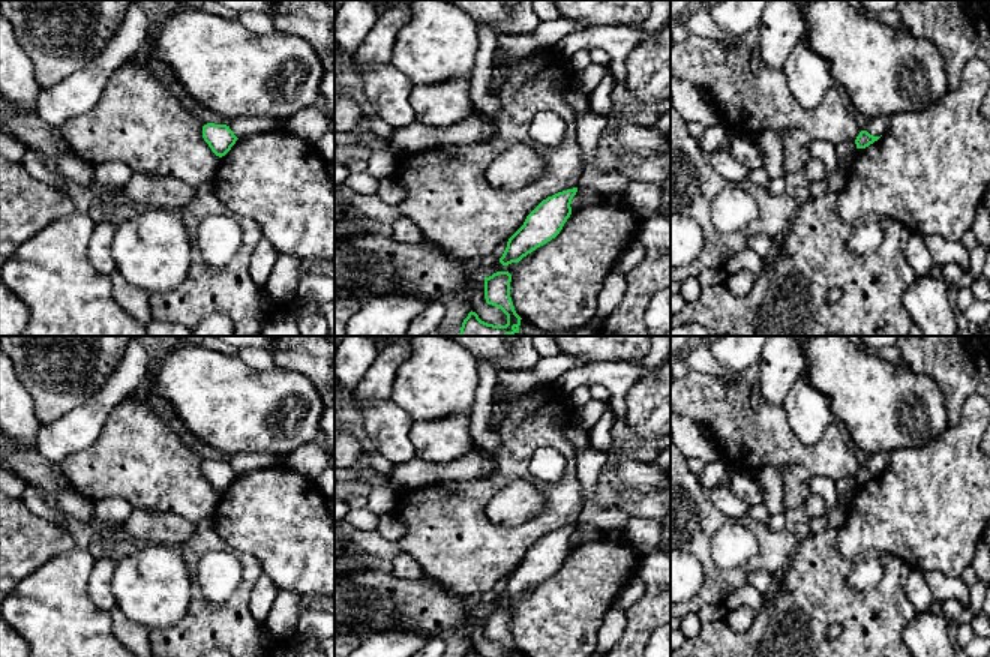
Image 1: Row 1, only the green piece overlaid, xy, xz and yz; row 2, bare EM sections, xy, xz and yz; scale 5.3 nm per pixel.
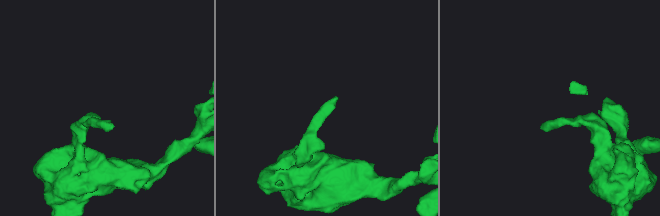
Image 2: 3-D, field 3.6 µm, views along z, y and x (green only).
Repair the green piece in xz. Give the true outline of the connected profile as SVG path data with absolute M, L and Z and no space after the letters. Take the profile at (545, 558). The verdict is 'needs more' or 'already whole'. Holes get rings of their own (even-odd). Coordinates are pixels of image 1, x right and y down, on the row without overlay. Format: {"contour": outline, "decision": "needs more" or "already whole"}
{"contour": "M578 524L558 528L543 536L508 574L500 594L502 602L519 598L524 592L555 574L572 550L572 536Z", "decision": "already whole"}

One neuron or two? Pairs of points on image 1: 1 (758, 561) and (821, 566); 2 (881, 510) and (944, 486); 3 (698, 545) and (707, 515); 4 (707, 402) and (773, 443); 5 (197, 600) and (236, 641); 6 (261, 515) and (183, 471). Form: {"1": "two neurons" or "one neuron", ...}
{"1": "two neurons", "2": "one neuron", "3": "one neuron", "4": "one neuron", "5": "one neuron", "6": "two neurons"}

